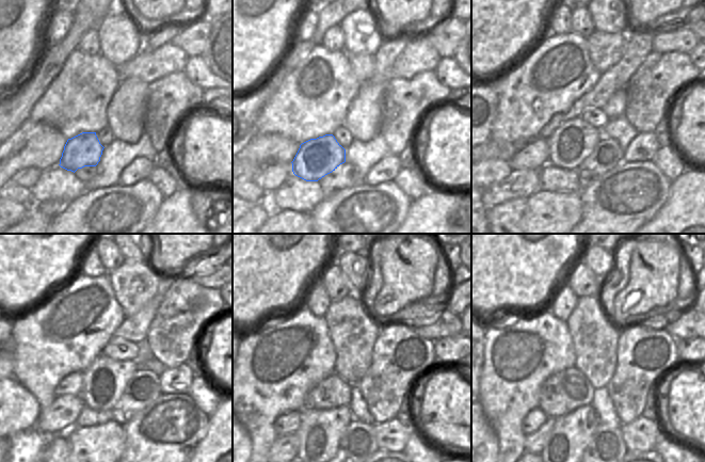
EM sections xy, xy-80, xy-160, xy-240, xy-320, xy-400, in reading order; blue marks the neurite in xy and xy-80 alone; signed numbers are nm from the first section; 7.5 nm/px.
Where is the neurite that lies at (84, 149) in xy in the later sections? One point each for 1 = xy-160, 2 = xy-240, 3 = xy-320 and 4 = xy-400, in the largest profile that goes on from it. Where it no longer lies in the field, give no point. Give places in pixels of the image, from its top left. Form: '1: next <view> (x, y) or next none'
1: next xy-160 (574, 141)
2: next xy-240 (103, 381)
3: next xy-320 (320, 431)
4: next xy-400 (571, 433)

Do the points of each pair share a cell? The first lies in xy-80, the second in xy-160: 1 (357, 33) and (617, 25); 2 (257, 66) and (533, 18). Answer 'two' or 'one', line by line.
1: one
2: one

